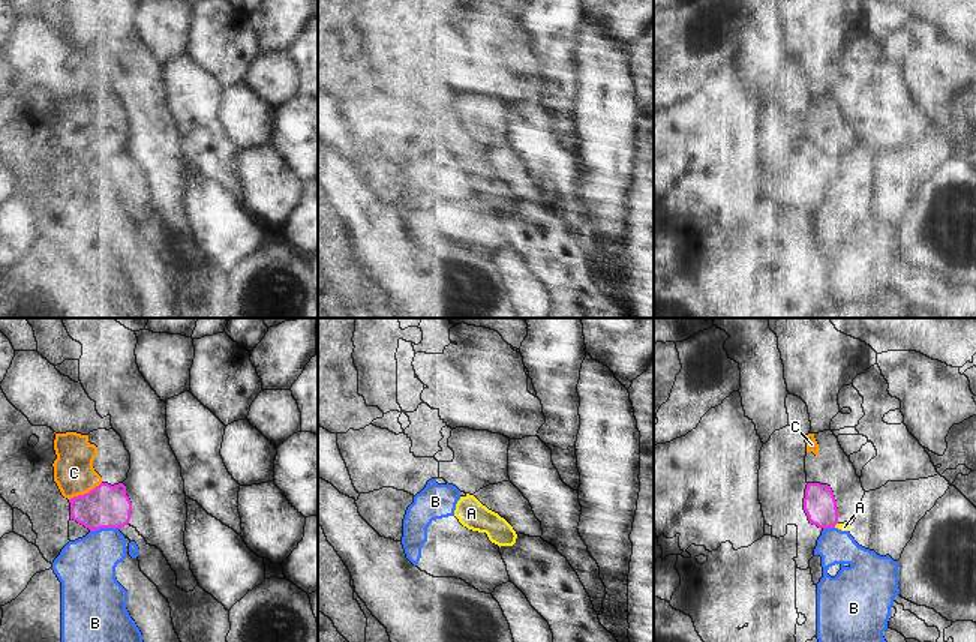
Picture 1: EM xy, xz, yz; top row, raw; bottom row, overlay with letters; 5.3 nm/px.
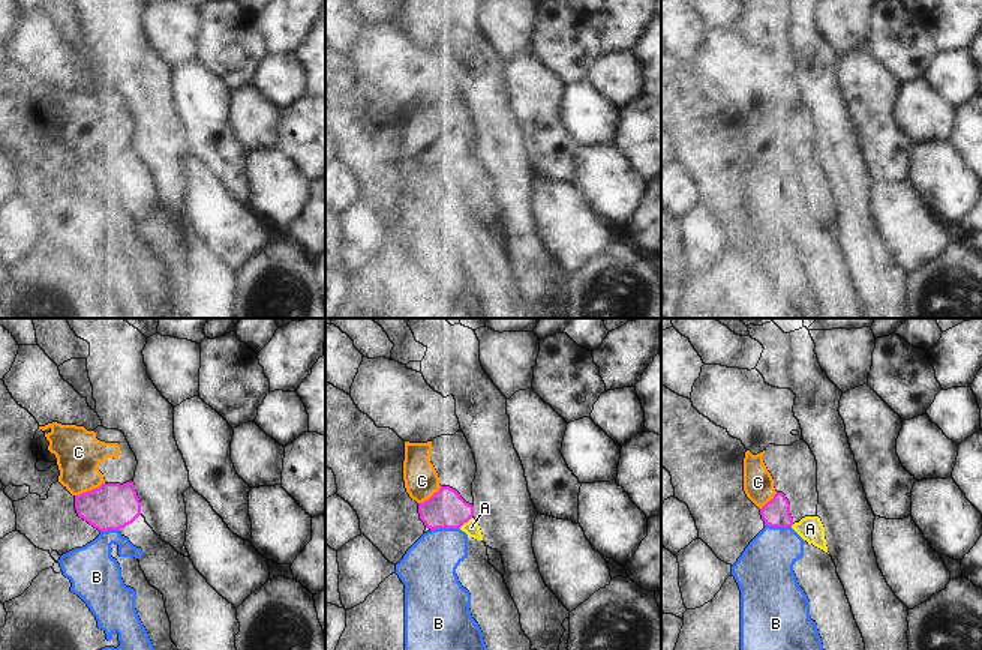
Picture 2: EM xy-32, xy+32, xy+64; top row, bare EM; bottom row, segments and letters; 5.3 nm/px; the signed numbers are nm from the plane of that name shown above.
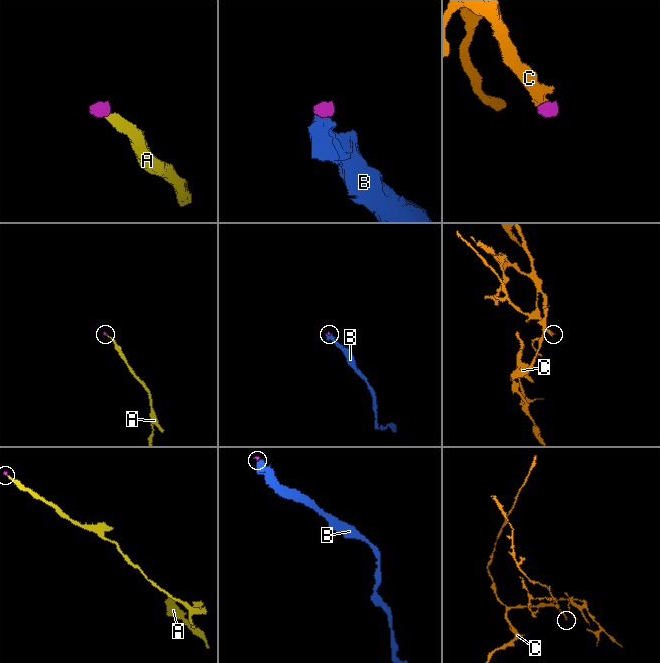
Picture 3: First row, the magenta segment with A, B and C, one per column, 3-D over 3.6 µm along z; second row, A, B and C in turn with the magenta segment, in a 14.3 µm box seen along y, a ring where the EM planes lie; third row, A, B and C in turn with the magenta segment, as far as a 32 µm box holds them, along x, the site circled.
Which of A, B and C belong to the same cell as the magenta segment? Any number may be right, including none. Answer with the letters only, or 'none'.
A.

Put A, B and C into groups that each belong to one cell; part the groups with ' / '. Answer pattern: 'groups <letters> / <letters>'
groups A / B / C

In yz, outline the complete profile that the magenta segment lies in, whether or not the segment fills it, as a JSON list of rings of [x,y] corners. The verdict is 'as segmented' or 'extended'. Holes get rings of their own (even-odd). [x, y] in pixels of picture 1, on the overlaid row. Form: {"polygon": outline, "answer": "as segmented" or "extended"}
{"polygon": [[[808,483],[804,498],[804,510],[808,516],[810,524],[819,528],[838,528],[849,531],[850,524],[838,522],[838,508],[831,486],[820,483]]], "answer": "extended"}

